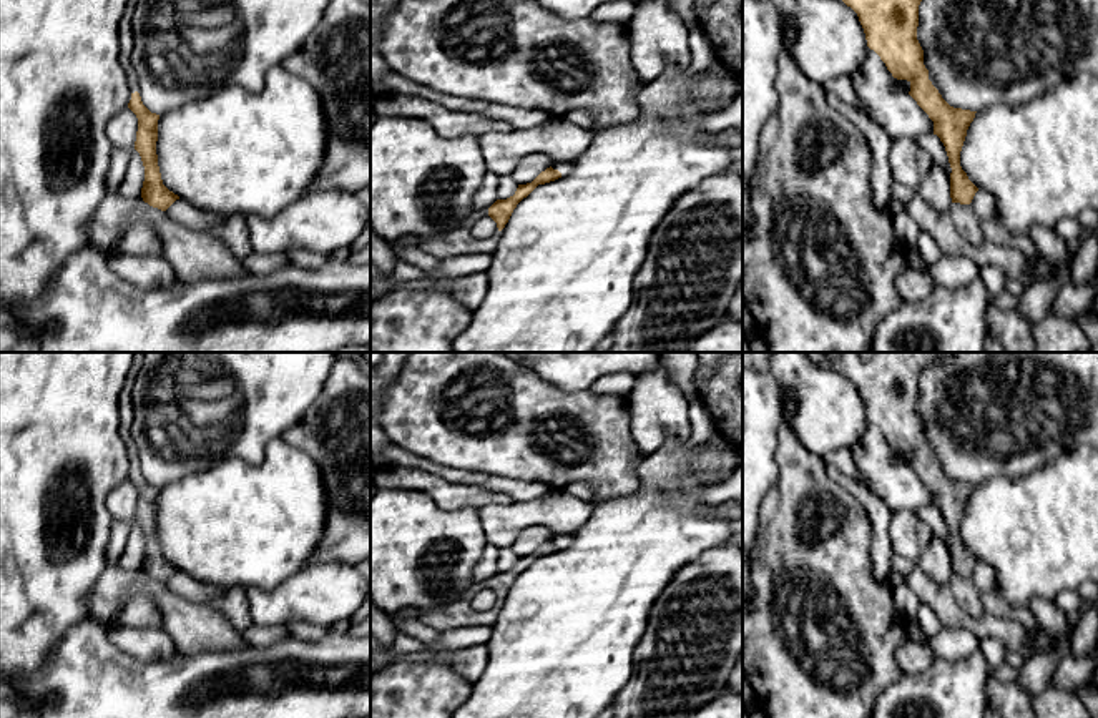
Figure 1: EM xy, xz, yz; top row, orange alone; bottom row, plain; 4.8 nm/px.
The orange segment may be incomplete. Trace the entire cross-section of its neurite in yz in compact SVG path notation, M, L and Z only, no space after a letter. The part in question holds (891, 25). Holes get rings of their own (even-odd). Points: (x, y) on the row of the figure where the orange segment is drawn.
M842 0L850 7L864 28L867 47L874 50L885 63L887 70L897 80L910 83L909 95L934 121L934 135L940 138L945 146L950 173L950 198L952 203L970 204L978 188L968 180L960 166L960 151L967 136L967 130L977 111L950 106L939 90L929 80L929 70L924 65L924 50L917 40L919 5L922 0Z

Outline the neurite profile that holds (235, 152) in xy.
M281 65L266 75L261 91L229 85L203 100L173 108L158 120L156 155L163 184L199 209L229 216L234 213L272 218L304 198L316 181L327 151L327 120L321 95Z

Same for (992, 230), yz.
M997 218L980 221L980 233L983 241L1022 251L1028 259L1038 254L1030 234L1010 233Z

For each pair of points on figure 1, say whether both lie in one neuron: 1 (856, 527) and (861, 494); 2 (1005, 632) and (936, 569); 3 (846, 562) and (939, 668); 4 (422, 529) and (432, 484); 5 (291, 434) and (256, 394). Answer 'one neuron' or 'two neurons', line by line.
1: two neurons
2: two neurons
3: two neurons
4: two neurons
5: two neurons

